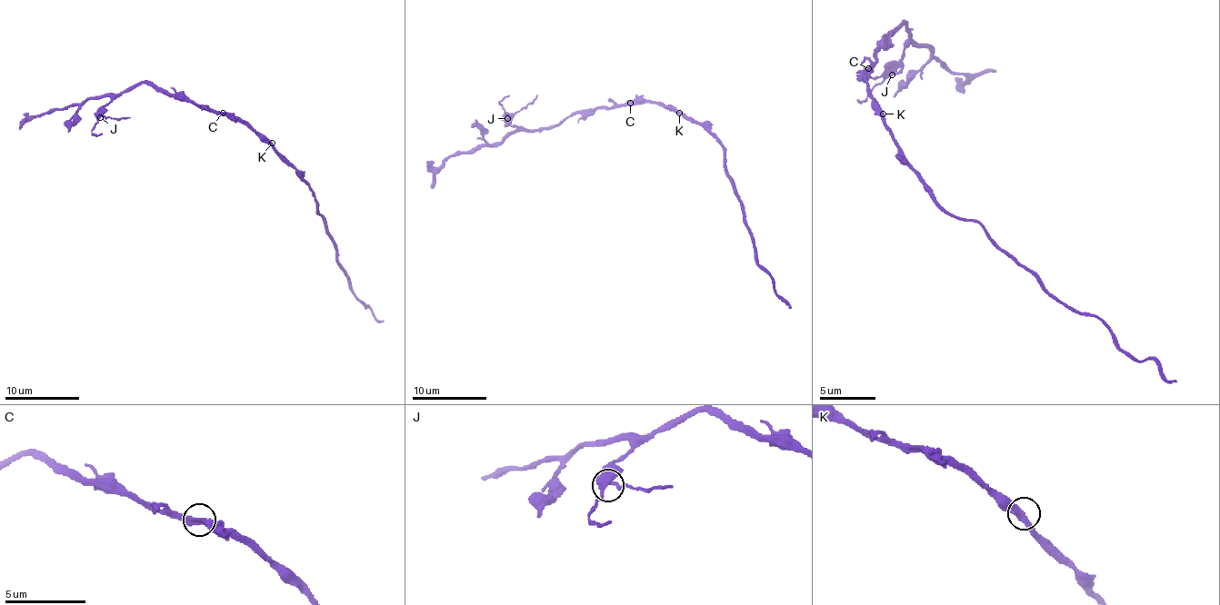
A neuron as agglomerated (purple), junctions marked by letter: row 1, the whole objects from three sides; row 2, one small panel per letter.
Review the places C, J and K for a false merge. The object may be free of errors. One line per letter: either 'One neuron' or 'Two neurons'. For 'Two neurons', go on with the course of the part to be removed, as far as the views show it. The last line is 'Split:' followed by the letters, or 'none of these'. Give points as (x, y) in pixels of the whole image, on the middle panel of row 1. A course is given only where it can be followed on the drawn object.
C: One neuron
J: One neuron
K: One neuron
Split: none of these

